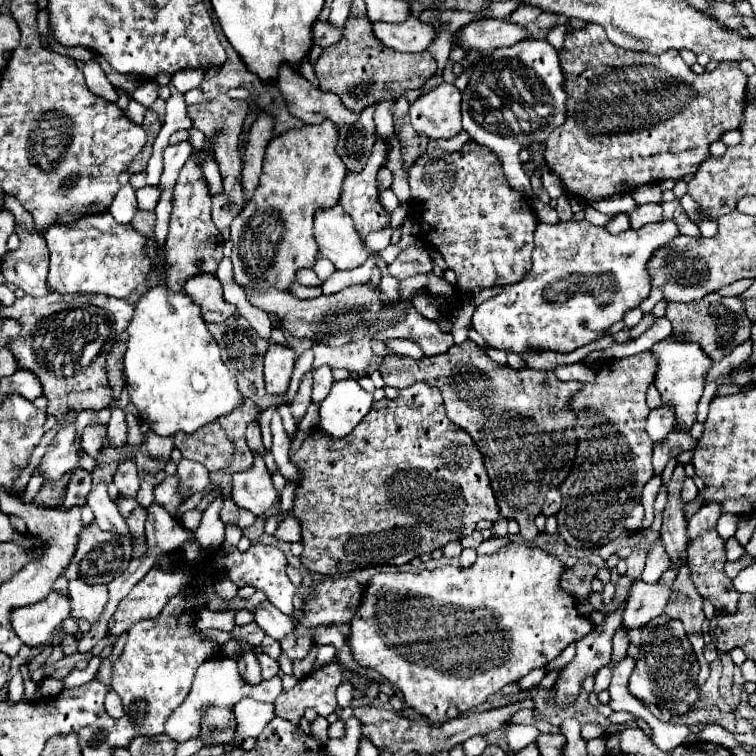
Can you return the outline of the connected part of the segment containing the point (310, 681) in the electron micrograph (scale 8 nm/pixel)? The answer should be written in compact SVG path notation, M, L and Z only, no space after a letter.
M331 662L329 666L301 678L293 690L281 692L275 700L275 714L293 724L299 724L305 708L313 708L319 716L329 716L337 706L335 690L339 684L341 666Z

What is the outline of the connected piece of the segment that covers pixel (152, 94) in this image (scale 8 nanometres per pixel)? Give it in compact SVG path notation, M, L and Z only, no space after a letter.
M149 80L149 82L145 82L141 88L137 88L135 92L133 92L133 98L137 100L137 102L141 102L143 106L151 106L151 102L155 102L155 98L157 98L157 82L155 80Z

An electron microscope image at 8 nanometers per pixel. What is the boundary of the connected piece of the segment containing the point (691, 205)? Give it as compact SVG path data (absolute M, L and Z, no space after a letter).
M685 194L679 202L681 202L683 210L687 212L687 216L689 216L695 224L699 224L699 222L701 222L701 216L699 216L699 210L697 210L697 204L693 202L693 198L689 198L689 194Z

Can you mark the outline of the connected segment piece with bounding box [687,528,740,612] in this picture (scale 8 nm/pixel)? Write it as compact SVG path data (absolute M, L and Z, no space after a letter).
M711 528L693 540L687 548L687 554L687 564L691 566L691 582L695 584L697 592L705 598L711 598L715 610L735 612L740 593L723 572L725 540L717 534L717 530Z

